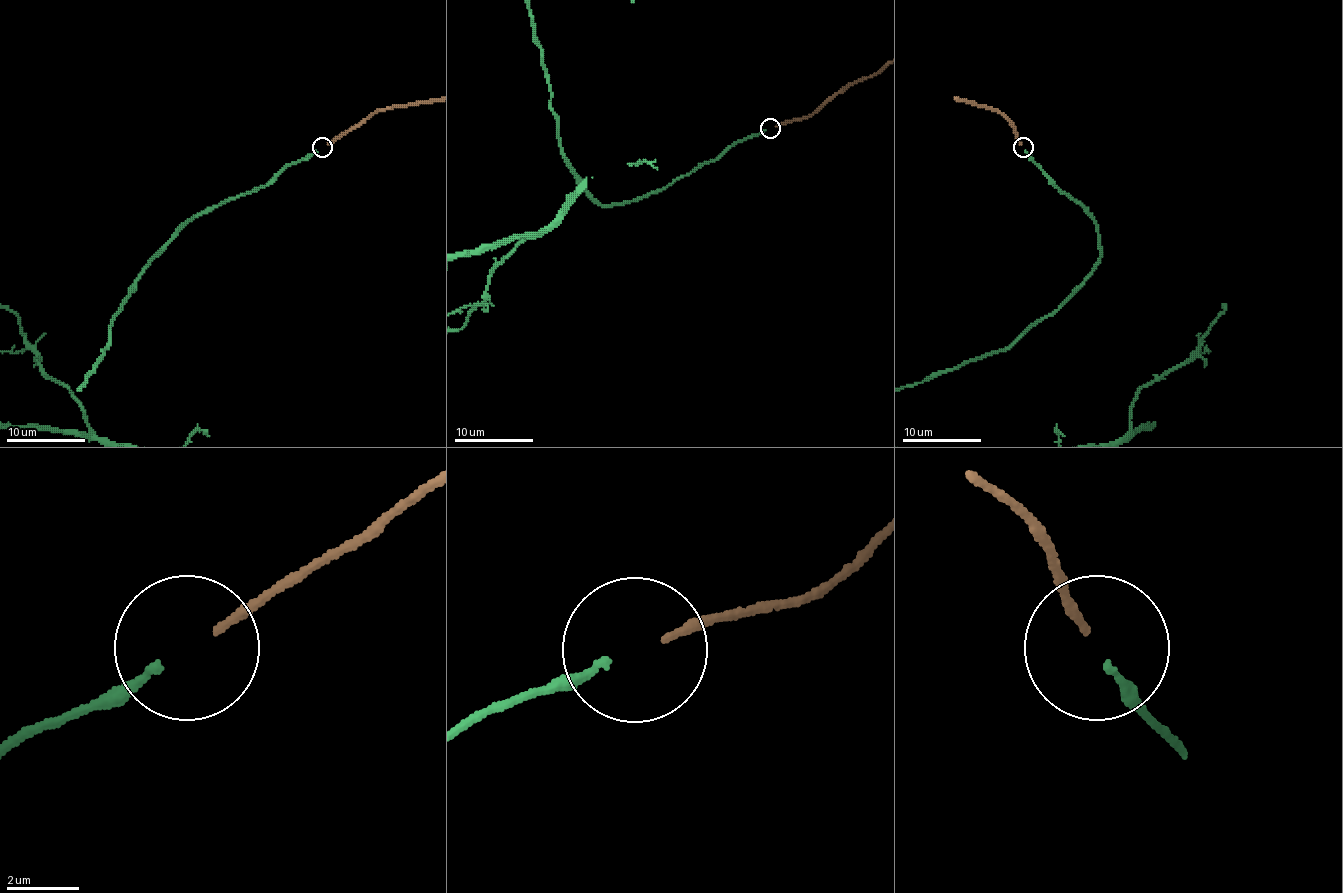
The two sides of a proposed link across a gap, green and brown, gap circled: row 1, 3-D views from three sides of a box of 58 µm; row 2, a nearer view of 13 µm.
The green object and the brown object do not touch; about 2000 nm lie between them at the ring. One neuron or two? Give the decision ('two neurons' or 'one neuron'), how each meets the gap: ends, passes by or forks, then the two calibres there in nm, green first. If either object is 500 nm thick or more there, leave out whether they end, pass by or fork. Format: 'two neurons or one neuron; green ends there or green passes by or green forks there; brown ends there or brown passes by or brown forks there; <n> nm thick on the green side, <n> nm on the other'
one neuron; green ends there; brown ends there; 200 nm thick on the green side, 200 nm on the other

